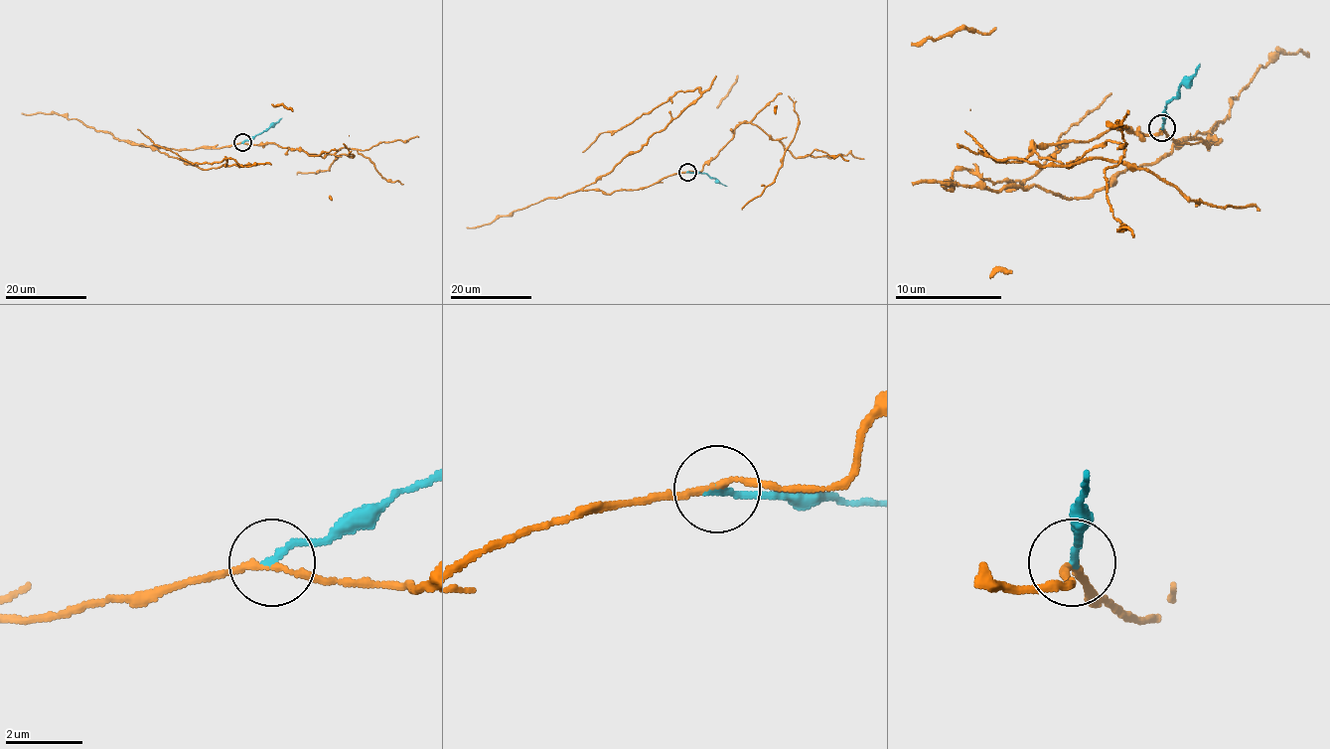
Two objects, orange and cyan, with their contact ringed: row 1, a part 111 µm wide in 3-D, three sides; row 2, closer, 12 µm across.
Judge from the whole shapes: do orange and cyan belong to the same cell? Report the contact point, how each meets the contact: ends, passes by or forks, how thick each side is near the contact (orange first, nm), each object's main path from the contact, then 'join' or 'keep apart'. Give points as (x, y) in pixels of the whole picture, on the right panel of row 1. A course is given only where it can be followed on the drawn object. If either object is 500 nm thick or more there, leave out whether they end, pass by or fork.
(1162, 127) | orange passes by | cyan ends | 150/190 nm | orange via (1161, 128), (1175, 141), (1220, 139), (1180, 139), (1087, 198), (946, 187), (969, 168), (1023, 182), (1110, 93) | cyan via (1161, 128), (1167, 104), (1199, 65) | keep apart

